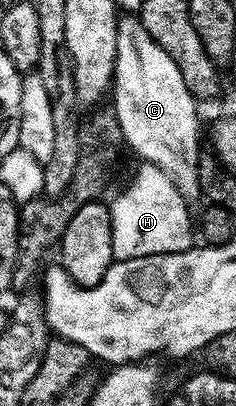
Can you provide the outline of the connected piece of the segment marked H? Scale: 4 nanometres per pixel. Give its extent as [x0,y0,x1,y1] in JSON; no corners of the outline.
[109,162,191,260]

